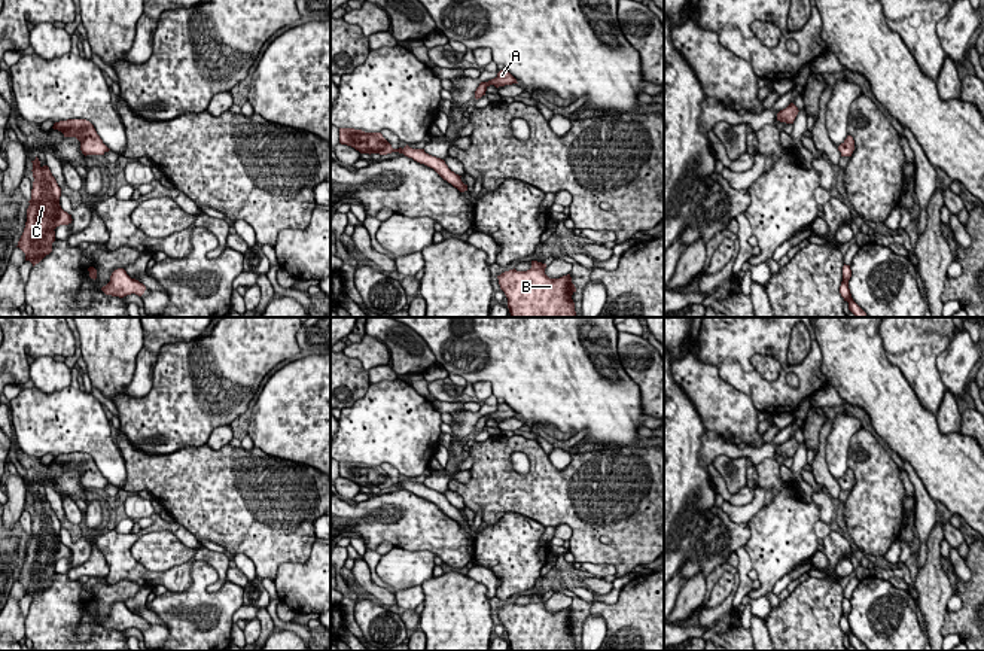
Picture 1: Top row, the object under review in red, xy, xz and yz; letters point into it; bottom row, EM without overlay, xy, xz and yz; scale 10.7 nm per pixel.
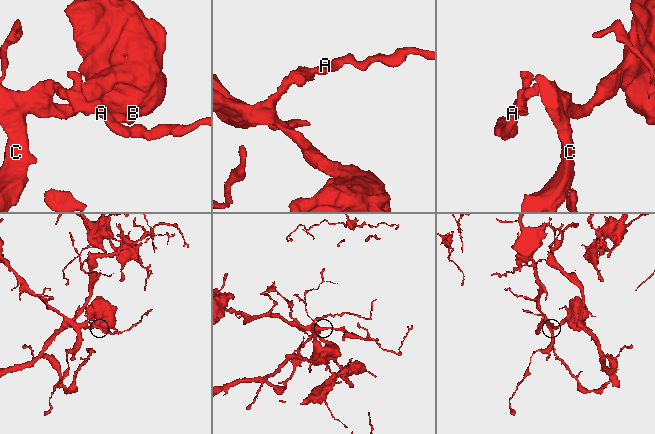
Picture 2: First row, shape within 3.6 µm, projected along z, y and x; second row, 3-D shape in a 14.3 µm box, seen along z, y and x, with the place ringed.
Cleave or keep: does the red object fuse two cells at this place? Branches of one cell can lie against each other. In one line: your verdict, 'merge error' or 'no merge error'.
merge error

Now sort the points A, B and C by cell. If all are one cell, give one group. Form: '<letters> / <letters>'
A C / B

